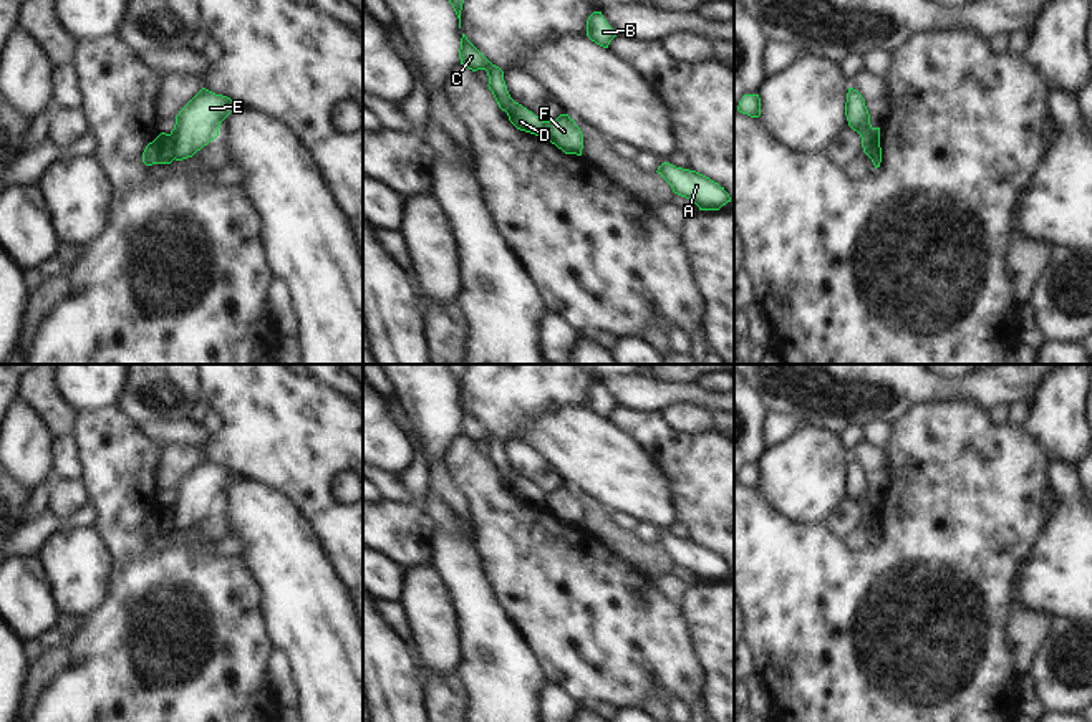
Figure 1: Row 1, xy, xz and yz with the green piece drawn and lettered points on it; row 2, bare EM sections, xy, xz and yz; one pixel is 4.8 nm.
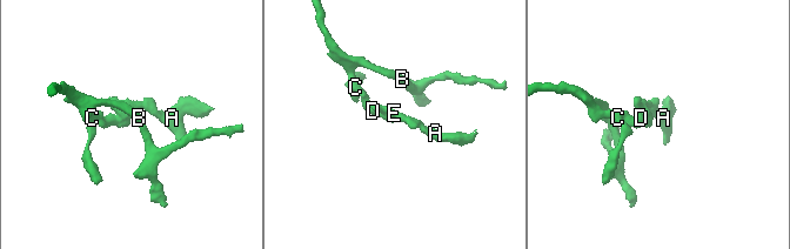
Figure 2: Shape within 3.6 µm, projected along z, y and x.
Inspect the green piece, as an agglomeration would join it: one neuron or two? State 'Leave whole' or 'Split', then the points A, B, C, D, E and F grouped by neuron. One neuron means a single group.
Split. Groups: A E F / B C D

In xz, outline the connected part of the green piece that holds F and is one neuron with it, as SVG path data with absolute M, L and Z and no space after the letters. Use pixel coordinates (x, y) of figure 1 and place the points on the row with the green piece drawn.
M560 114L553 121L545 121L542 137L555 144L565 154L582 156L583 134L568 114Z

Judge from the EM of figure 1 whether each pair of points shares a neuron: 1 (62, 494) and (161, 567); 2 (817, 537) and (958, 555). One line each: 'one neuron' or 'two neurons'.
1: two neurons
2: one neuron

